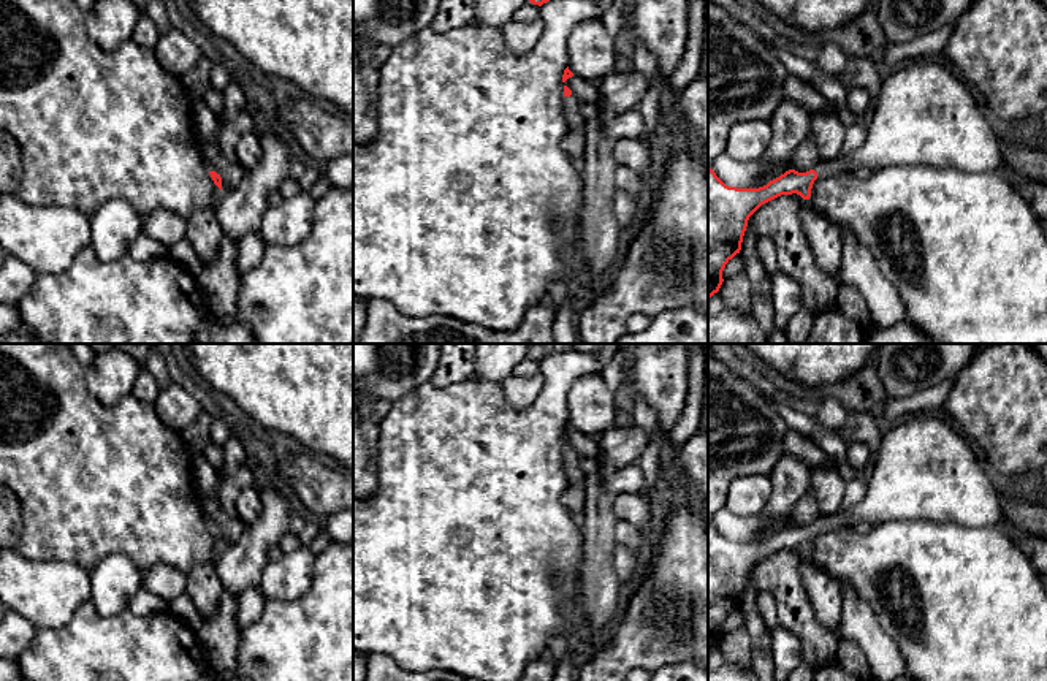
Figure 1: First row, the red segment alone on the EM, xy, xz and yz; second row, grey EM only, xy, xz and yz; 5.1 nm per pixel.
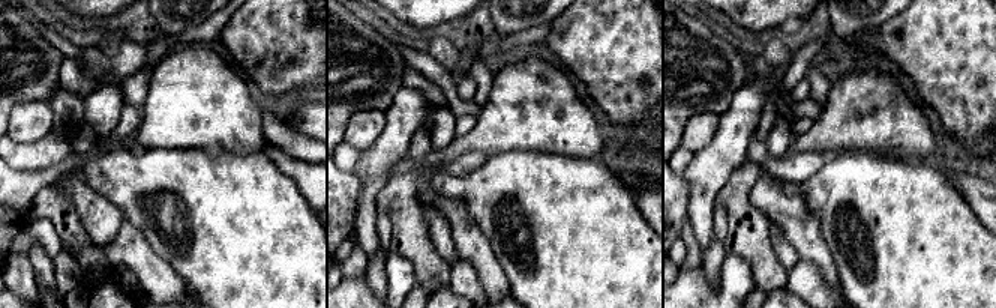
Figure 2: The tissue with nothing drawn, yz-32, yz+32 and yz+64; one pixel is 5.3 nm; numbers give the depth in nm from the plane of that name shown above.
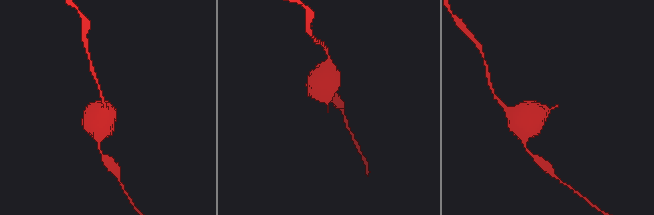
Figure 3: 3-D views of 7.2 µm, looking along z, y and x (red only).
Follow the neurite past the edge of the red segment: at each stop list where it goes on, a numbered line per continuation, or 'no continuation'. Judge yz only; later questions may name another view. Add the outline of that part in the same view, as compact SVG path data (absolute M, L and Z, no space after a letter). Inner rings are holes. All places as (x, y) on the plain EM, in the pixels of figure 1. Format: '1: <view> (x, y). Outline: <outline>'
1: yz (925, 471). Outline: M917 413L881 436L873 474L866 478L865 497L851 508L836 513L817 515L817 532L887 521L931 521L938 524L957 523L960 526L984 527L1001 524L1003 513L990 478L982 470L971 445L942 418Z

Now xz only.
1: xz (571, 458). Outline: M573 450L564 451L564 466L569 480L569 488L578 485L584 475L578 467L578 455Z

